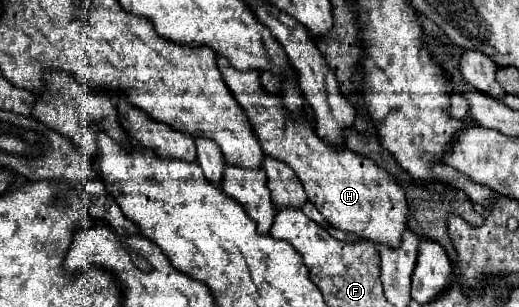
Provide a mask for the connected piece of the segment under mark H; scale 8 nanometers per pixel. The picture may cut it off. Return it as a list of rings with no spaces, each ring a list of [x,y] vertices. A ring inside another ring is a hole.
[[[218,57],[218,65],[222,69],[222,77],[242,105],[248,115],[254,133],[262,145],[262,151],[292,167],[296,177],[300,179],[308,199],[316,205],[316,209],[326,217],[326,221],[342,231],[356,233],[360,239],[368,239],[374,243],[382,243],[386,247],[398,249],[402,243],[402,233],[408,227],[408,205],[402,187],[372,159],[356,155],[344,149],[332,149],[324,141],[318,139],[314,127],[306,119],[292,121],[282,107],[280,95],[268,95],[258,85],[260,71],[238,71],[226,59]]]

